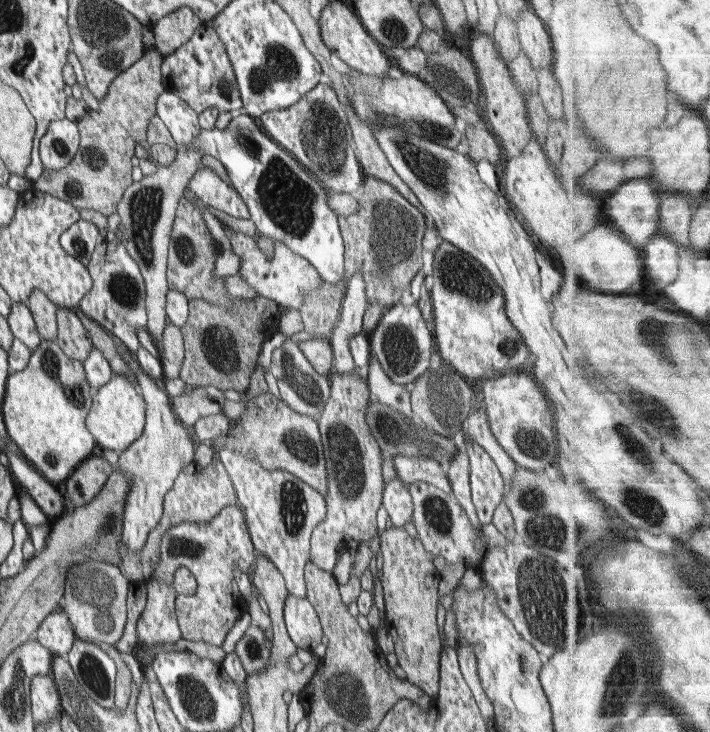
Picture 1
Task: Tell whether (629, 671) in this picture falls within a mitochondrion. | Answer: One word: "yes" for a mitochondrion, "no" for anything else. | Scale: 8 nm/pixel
yes

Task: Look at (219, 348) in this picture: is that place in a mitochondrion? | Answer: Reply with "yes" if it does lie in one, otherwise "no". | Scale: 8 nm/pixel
yes

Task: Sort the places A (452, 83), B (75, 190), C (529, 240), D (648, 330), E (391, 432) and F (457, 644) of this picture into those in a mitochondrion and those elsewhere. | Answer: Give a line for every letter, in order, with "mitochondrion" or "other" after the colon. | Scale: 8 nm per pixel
A: mitochondrion
B: mitochondrion
C: other
D: other
E: mitochondrion
F: other

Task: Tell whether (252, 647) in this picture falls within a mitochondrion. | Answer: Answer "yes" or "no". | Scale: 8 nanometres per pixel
yes

